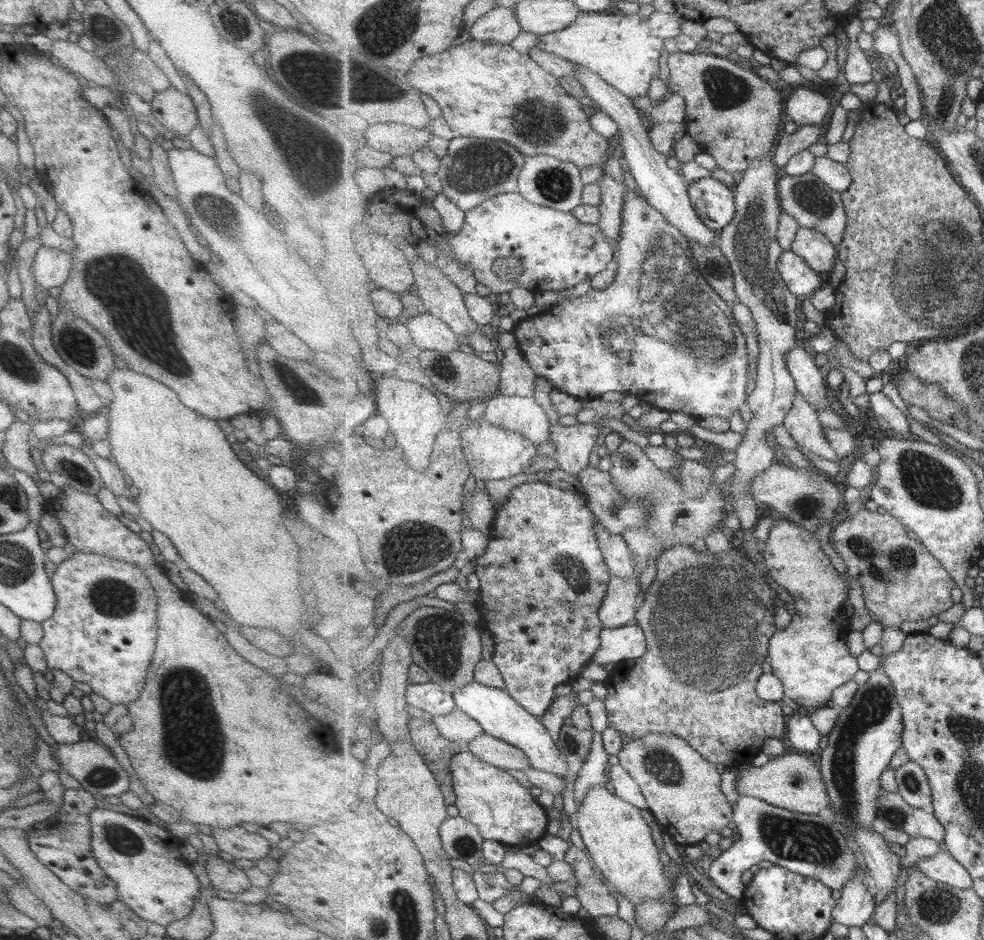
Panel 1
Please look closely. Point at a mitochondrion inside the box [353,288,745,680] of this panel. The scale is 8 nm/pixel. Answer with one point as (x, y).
(578, 577)

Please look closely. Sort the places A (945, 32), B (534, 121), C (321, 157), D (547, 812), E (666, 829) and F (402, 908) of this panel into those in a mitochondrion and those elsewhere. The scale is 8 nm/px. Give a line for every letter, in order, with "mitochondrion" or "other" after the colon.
A: mitochondrion
B: mitochondrion
C: mitochondrion
D: other
E: other
F: mitochondrion

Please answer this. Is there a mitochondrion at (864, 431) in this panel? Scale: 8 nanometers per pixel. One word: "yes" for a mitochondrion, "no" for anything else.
no

